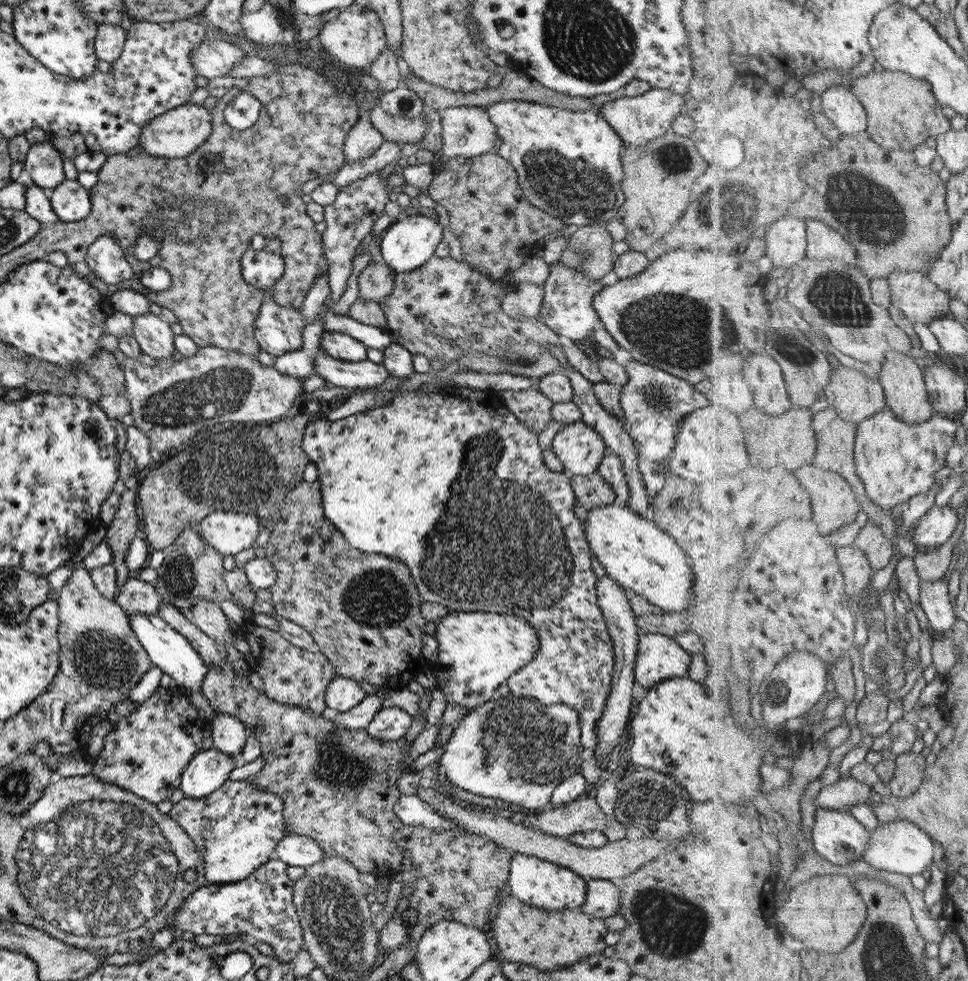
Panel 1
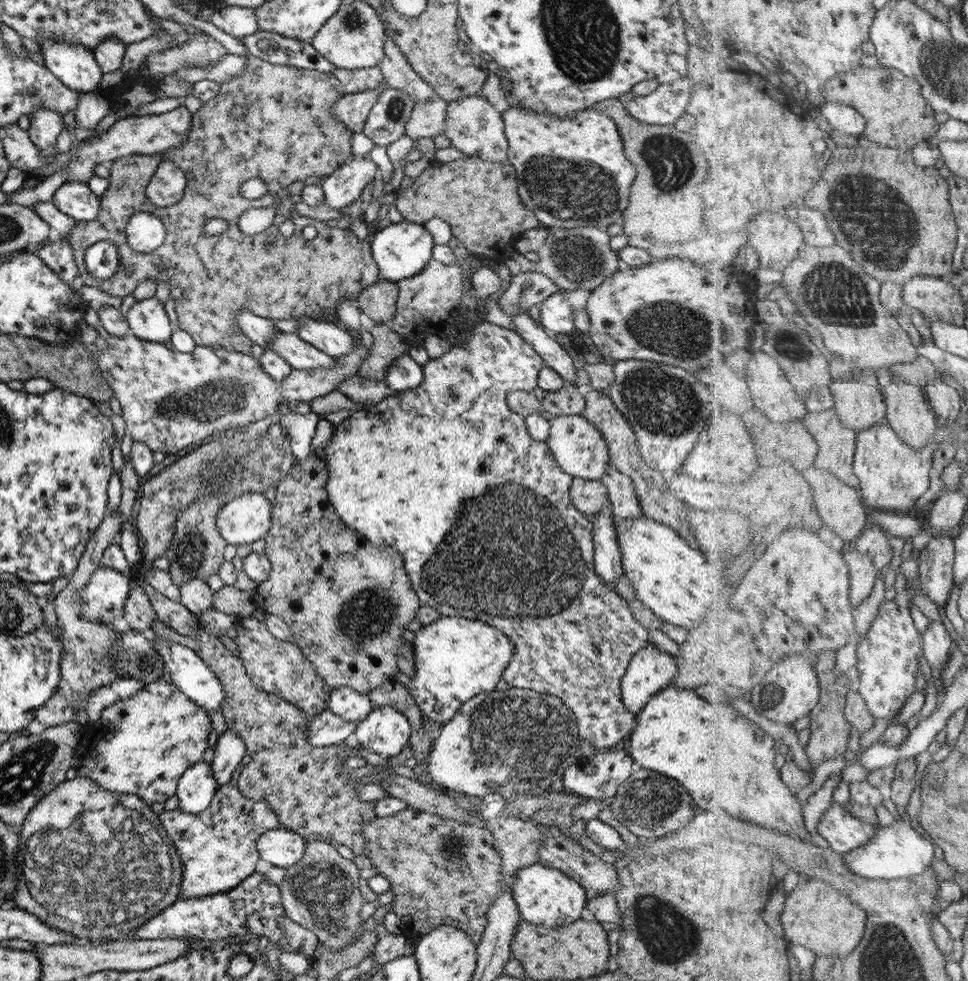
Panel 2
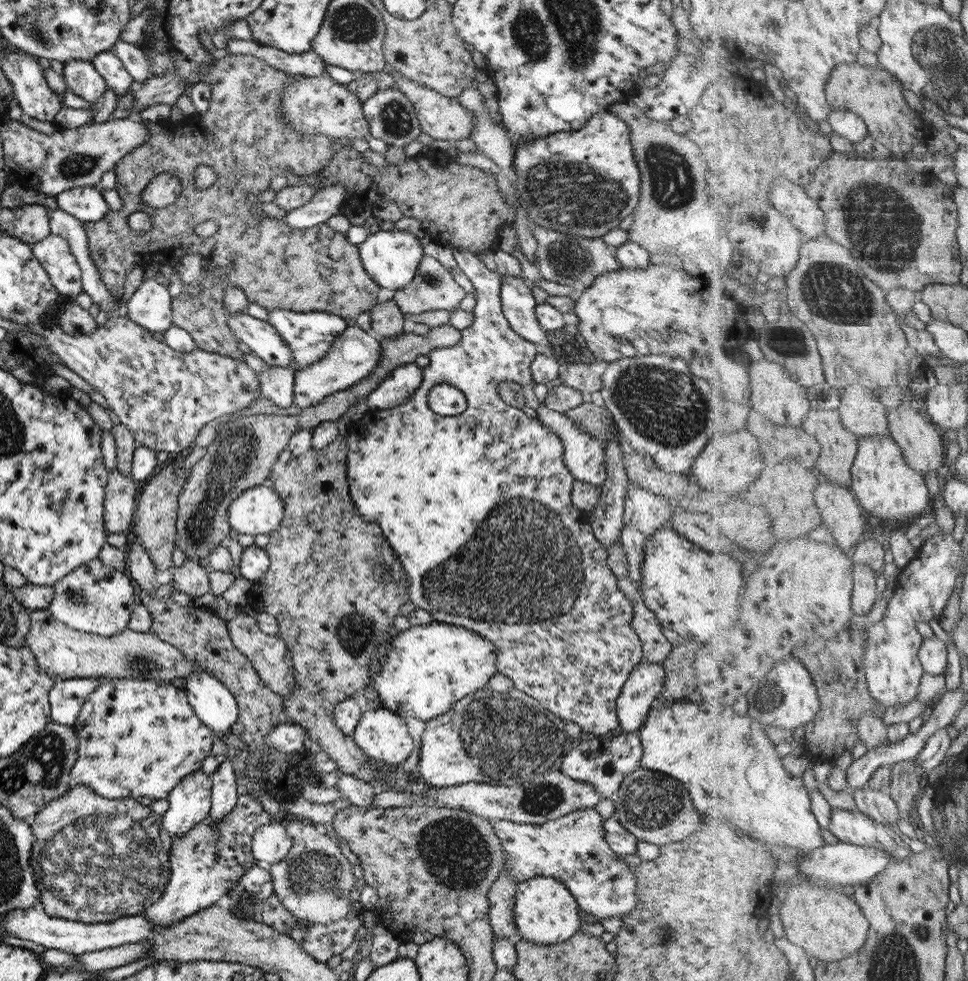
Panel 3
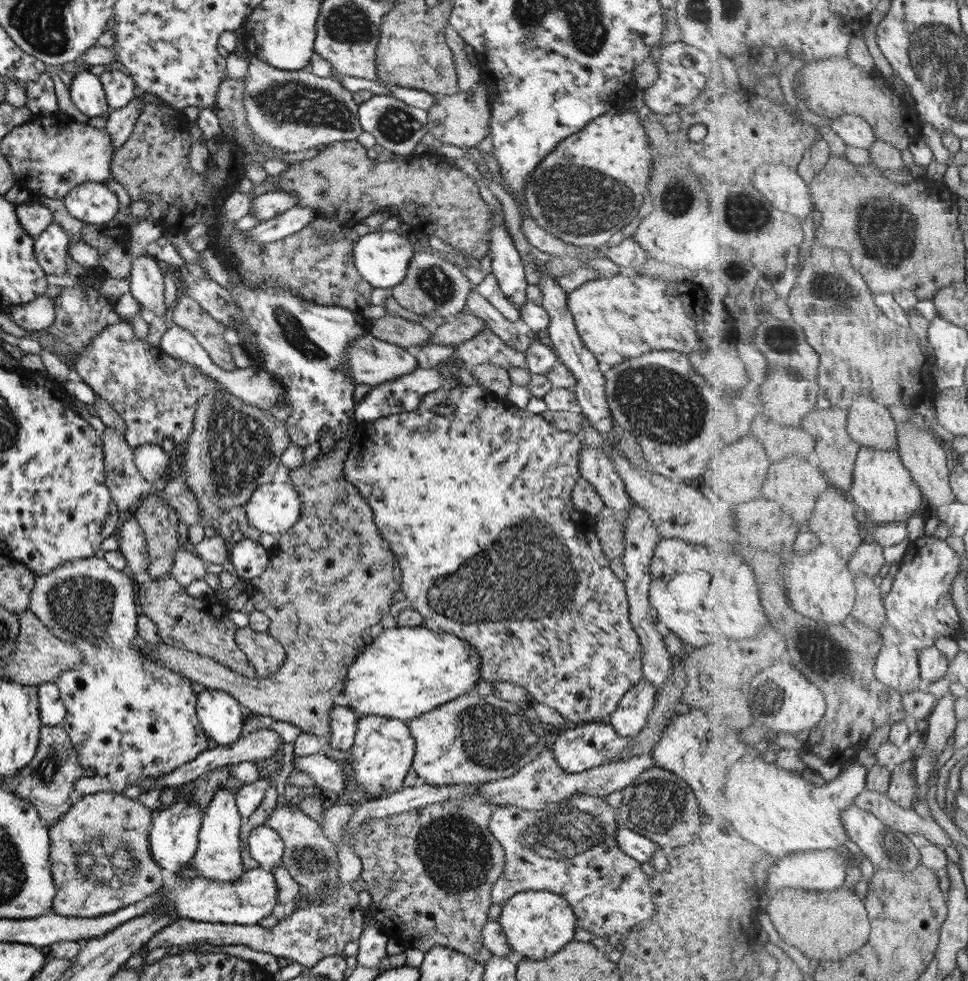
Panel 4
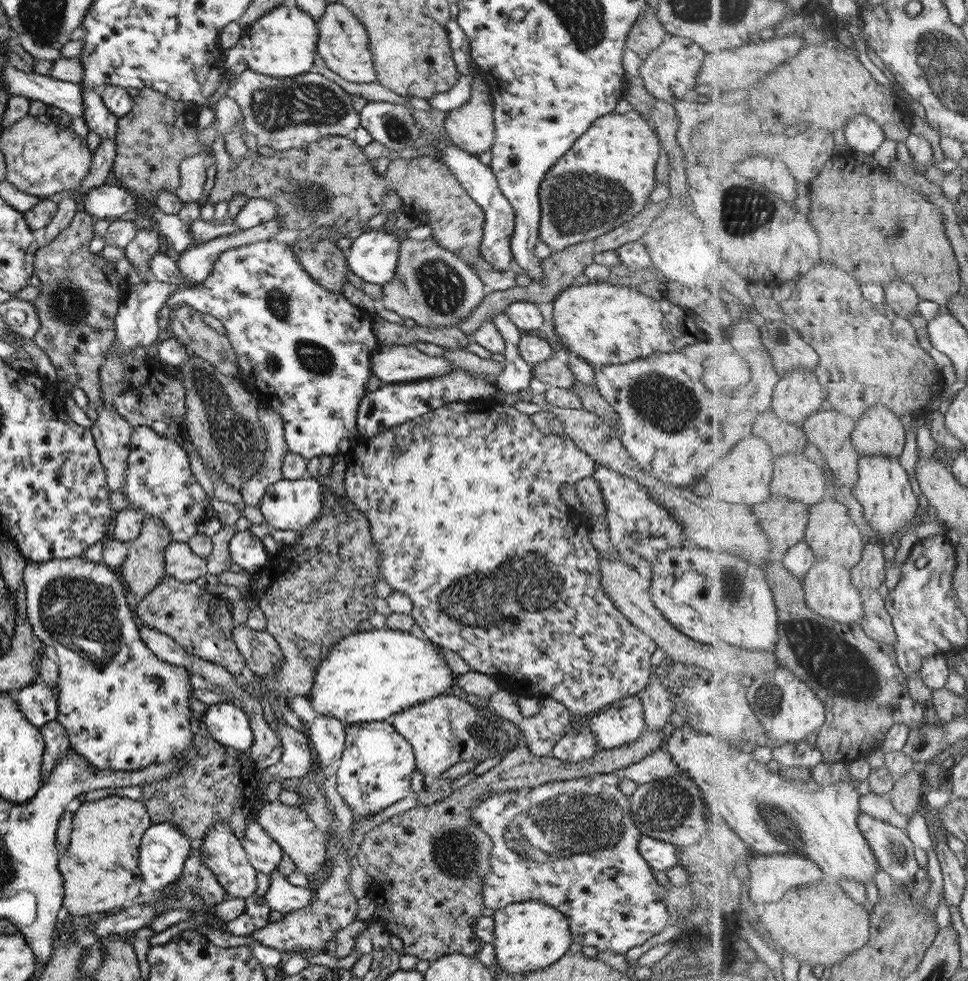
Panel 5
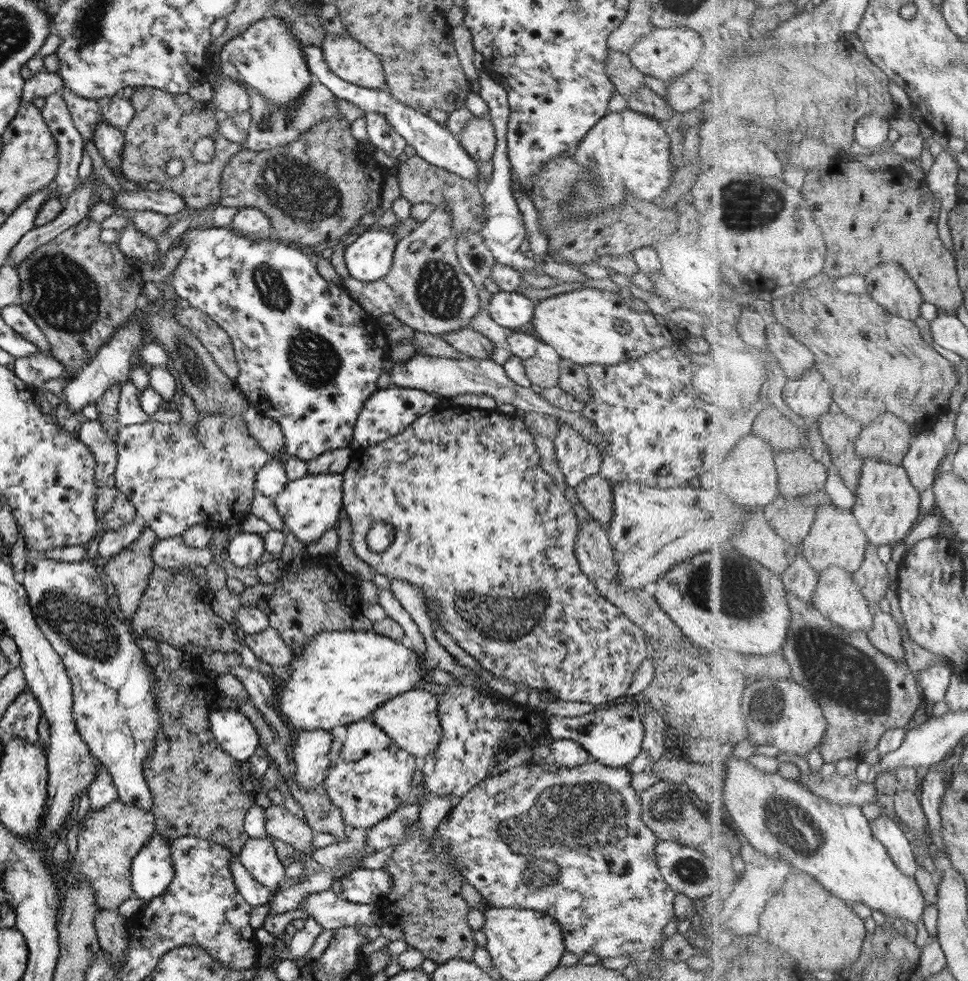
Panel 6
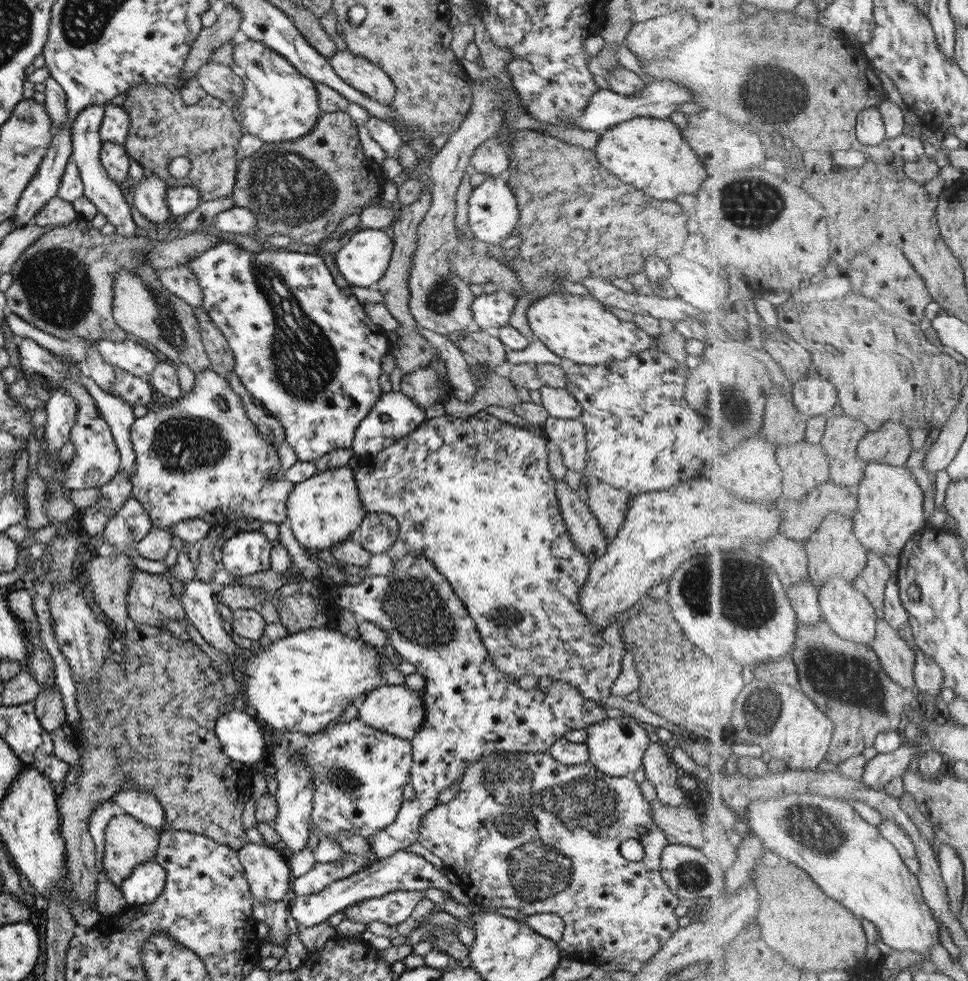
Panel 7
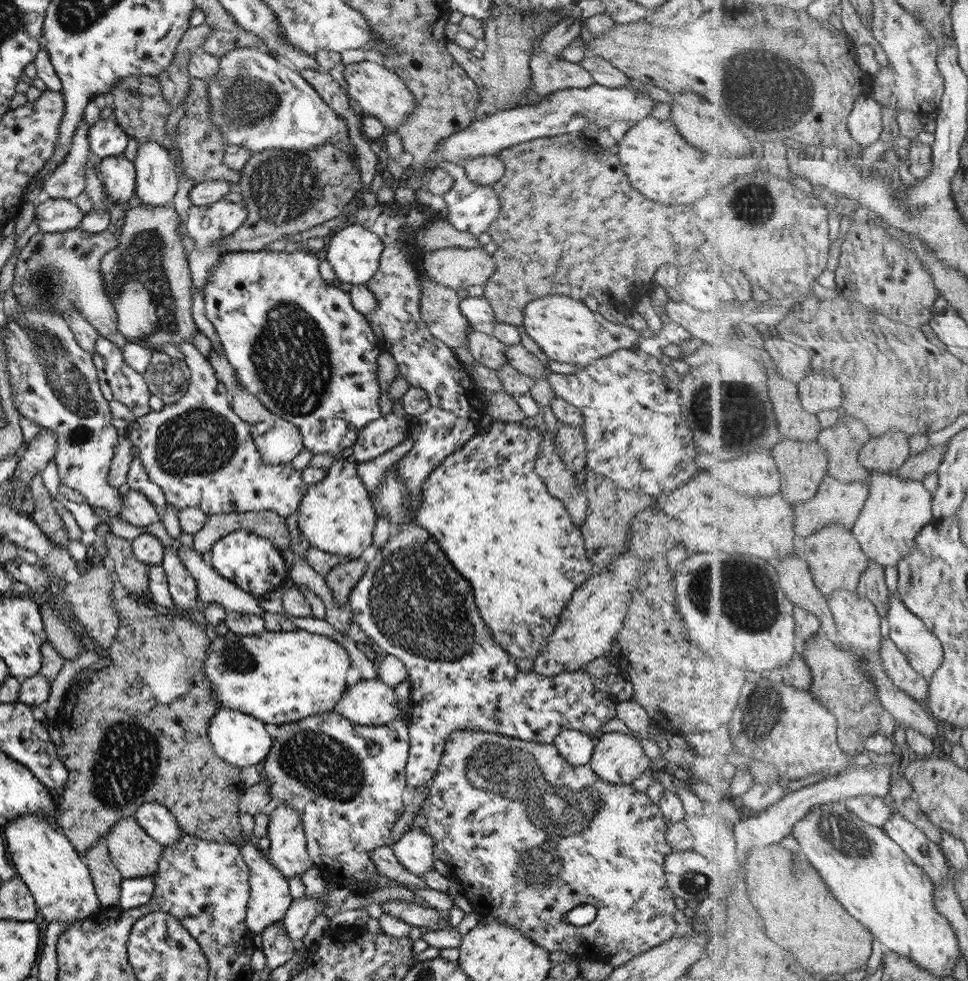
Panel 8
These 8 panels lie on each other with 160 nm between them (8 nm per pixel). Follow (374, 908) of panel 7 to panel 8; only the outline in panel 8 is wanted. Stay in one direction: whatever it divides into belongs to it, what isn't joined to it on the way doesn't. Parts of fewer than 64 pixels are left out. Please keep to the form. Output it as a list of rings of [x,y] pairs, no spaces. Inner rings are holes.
[[[383,902],[381,911],[385,915],[391,915],[410,927],[424,927],[427,931],[449,929],[449,920],[446,916],[439,916],[435,909],[422,908],[414,902]]]

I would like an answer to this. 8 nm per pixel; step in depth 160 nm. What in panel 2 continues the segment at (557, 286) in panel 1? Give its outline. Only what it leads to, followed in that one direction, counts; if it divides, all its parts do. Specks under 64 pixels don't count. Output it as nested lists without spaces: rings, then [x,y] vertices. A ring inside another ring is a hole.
[[[557,290],[540,302],[539,320],[542,328],[551,335],[567,334],[574,329],[574,307],[567,299],[567,291]]]

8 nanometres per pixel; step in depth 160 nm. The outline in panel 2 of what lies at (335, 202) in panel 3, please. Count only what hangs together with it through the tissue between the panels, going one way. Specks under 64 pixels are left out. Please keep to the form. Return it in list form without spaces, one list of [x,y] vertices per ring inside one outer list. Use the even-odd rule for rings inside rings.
[[[353,156],[325,177],[322,188],[325,204],[333,210],[350,205],[365,188],[365,184],[378,177],[378,168],[369,156]]]

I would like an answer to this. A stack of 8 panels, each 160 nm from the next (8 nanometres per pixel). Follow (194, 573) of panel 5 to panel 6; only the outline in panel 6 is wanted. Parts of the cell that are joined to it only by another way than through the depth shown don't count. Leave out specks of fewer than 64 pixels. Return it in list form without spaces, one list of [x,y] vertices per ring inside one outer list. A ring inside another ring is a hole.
[[[180,536],[157,539],[151,549],[151,560],[156,567],[176,571],[197,565],[205,567],[214,561],[211,552],[205,546],[195,548],[187,546]]]

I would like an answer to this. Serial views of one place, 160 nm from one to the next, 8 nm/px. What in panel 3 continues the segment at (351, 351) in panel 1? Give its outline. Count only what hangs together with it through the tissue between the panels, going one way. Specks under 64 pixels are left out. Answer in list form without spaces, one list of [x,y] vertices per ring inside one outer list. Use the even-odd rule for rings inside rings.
[[[276,309],[267,311],[267,314],[268,323],[291,349],[292,363],[289,366],[291,370],[312,365],[320,358],[323,358],[325,353],[332,347],[335,338],[345,330],[349,322],[352,323],[352,321],[343,319],[341,316],[319,311],[293,312]]]

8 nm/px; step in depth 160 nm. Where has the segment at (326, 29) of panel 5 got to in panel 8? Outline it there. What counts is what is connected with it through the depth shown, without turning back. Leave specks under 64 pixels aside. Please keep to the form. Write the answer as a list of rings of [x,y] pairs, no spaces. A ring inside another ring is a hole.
[[[369,56],[361,62],[344,65],[343,80],[347,85],[346,93],[355,101],[355,109],[362,116],[375,117],[383,126],[385,134],[396,132],[396,128],[406,119],[414,107],[414,98],[405,83],[379,62]]]

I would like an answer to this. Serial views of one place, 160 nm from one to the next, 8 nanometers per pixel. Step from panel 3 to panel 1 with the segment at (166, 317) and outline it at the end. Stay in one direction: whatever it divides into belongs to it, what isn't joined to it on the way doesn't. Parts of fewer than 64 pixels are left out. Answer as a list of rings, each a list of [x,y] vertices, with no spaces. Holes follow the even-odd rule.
[[[149,311],[132,317],[131,336],[141,352],[151,358],[169,358],[174,350],[174,333],[165,319]]]

